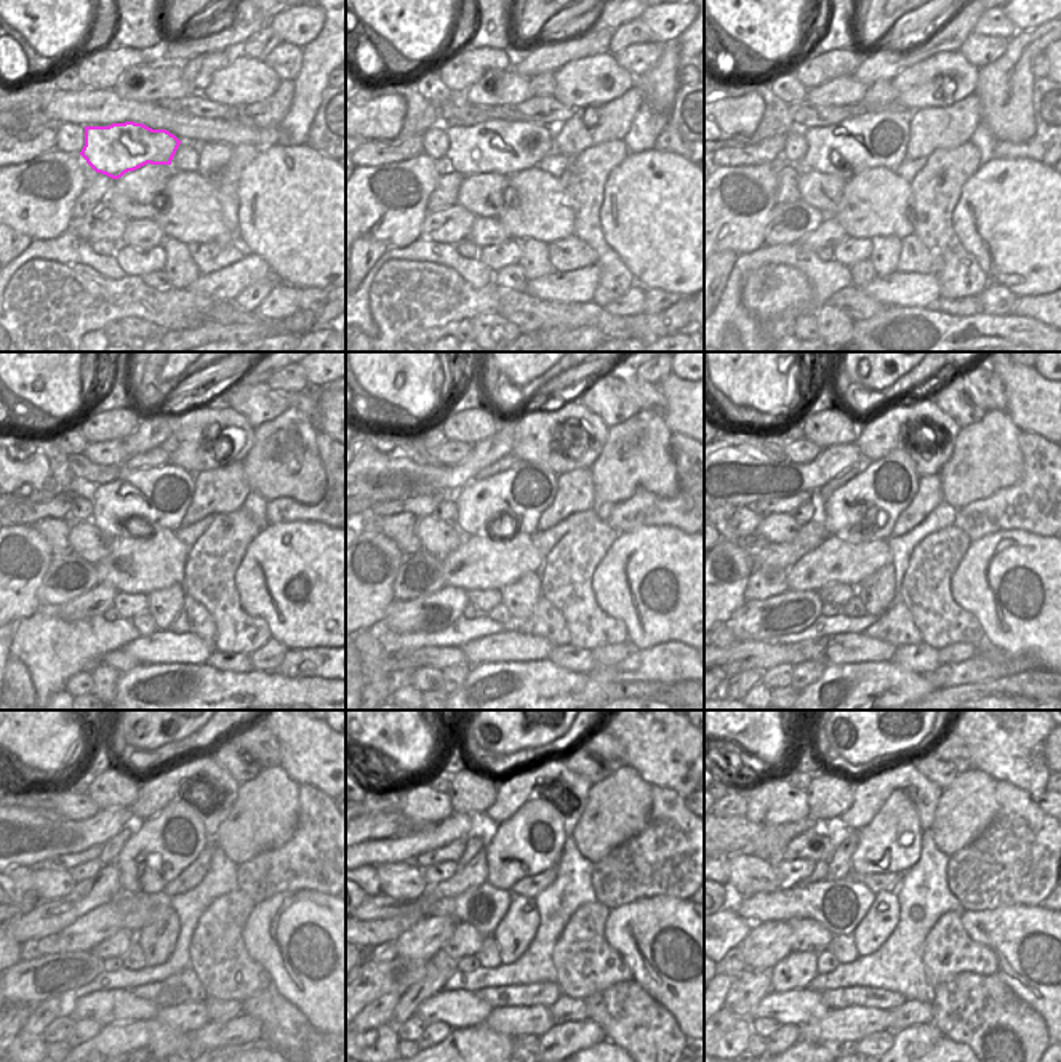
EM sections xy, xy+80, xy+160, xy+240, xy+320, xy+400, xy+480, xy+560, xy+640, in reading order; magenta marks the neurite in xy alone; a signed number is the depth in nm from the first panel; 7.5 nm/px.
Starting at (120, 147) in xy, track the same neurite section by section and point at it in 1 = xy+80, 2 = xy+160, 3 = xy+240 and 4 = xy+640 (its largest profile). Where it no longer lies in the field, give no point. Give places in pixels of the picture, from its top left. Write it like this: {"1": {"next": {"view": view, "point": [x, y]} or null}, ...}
{"1": {"next": {"view": "xy+80", "point": [504, 147]}}, "2": {"next": {"view": "xy+160", "point": [879, 138]}}, "3": {"next": {"view": "xy+240", "point": [159, 496]}}, "4": {"next": {"view": "xy+640", "point": [890, 842]}}}

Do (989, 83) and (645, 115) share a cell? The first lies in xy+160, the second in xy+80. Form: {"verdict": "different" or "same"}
{"verdict": "different"}

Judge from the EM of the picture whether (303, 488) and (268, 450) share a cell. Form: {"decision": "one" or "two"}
{"decision": "one"}

